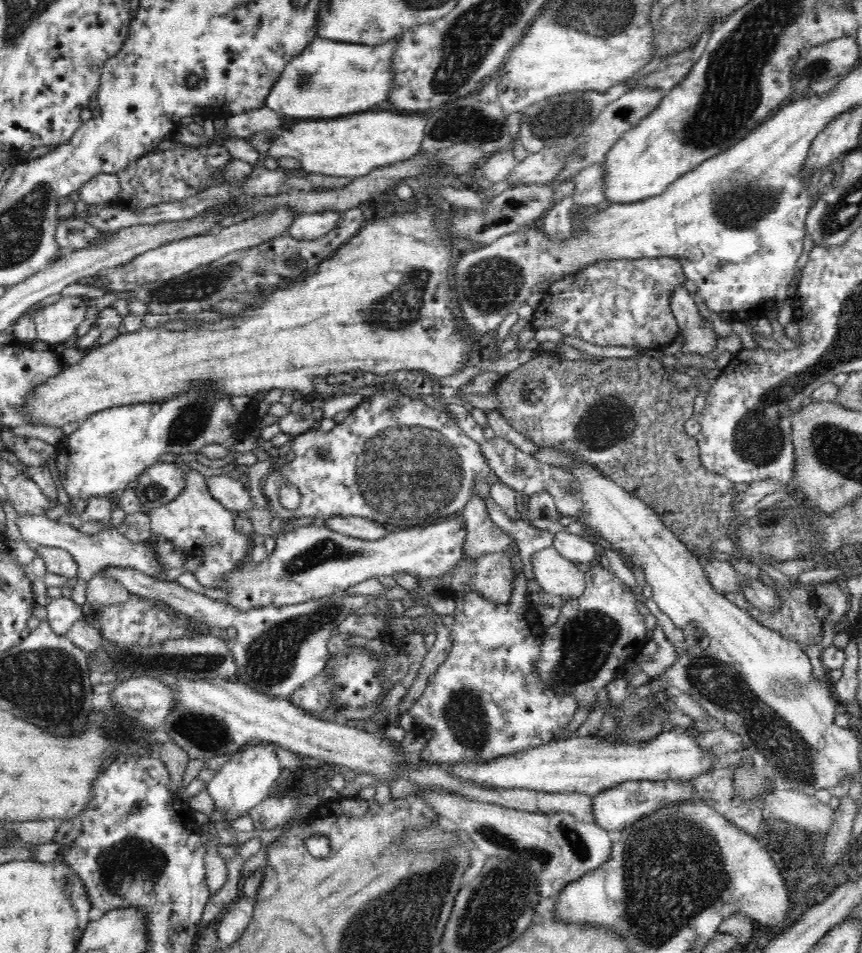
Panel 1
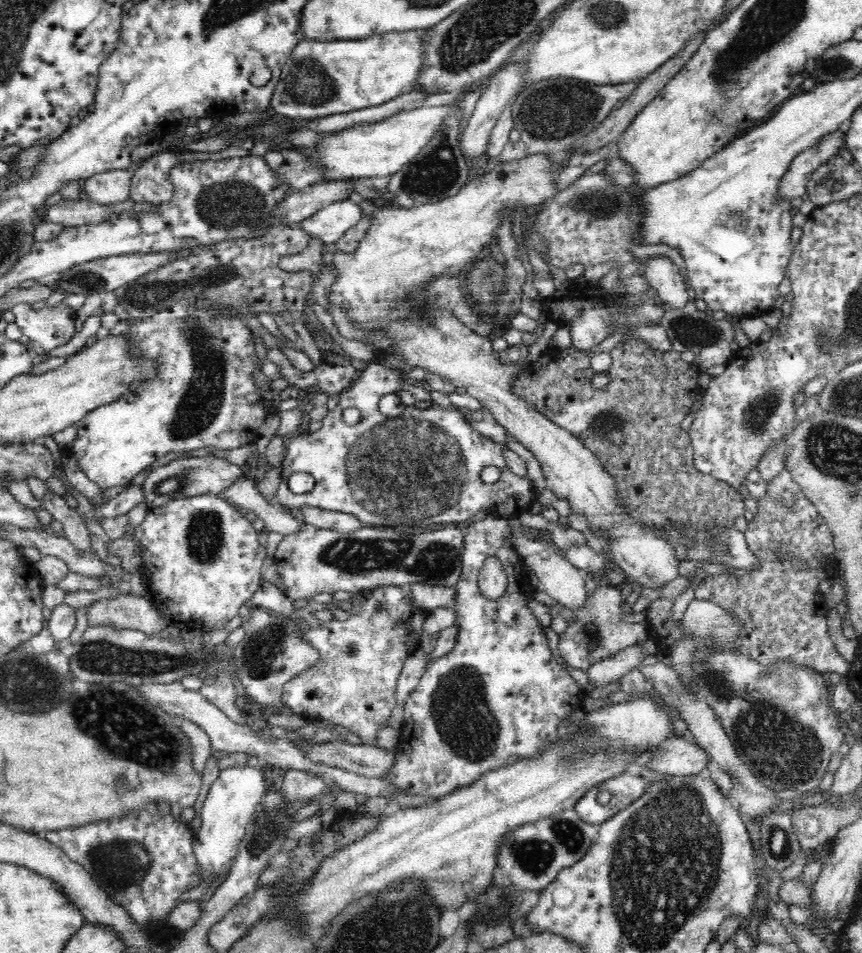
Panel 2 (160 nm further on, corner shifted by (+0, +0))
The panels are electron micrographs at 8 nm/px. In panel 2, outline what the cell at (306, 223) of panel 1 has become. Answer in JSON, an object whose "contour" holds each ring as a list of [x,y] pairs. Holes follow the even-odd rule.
{"contour":[[[350,198],[326,206],[301,222],[301,229],[310,236],[320,238],[322,245],[338,243],[343,234],[364,218],[362,208]]]}

